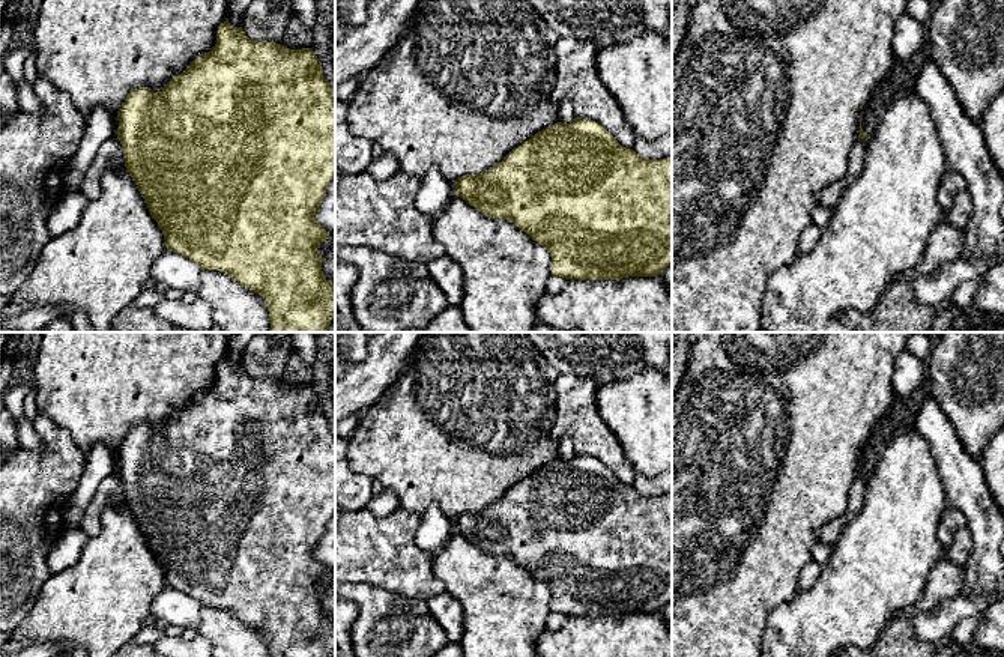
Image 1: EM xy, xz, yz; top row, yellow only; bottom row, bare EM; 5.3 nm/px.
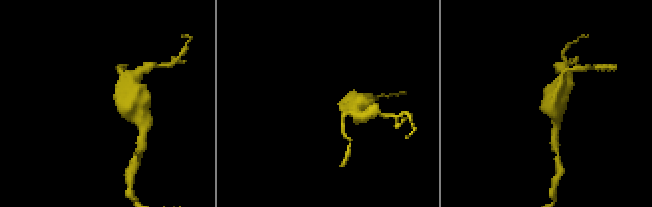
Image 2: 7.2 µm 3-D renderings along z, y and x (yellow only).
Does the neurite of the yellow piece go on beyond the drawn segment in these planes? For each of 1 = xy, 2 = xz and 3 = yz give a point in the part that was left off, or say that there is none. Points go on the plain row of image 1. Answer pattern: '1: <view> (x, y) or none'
1: none
2: none
3: none

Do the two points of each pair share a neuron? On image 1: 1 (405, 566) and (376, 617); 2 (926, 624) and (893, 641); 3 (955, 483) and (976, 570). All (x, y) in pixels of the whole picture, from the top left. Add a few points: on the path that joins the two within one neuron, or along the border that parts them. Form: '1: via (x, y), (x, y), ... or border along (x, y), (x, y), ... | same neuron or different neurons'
1: border along (355, 584), (370, 584), (406, 597), (424, 600) | different neurons
2: border along (908, 620), (913, 632), (928, 641) | different neurons
3: via (976, 504), (982, 511), (982, 549) | same neuron

